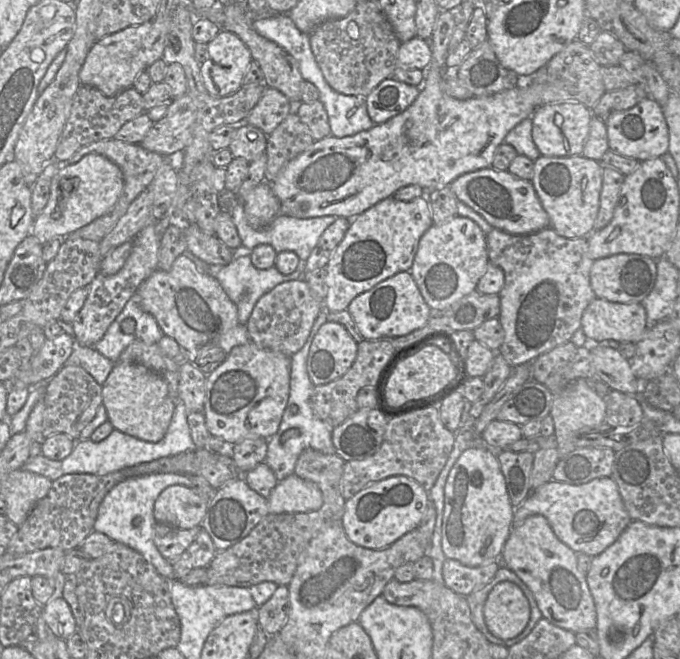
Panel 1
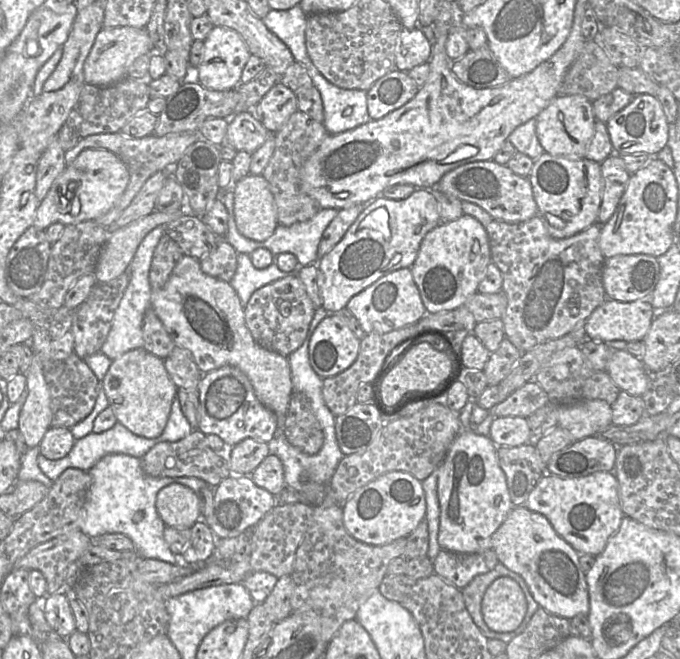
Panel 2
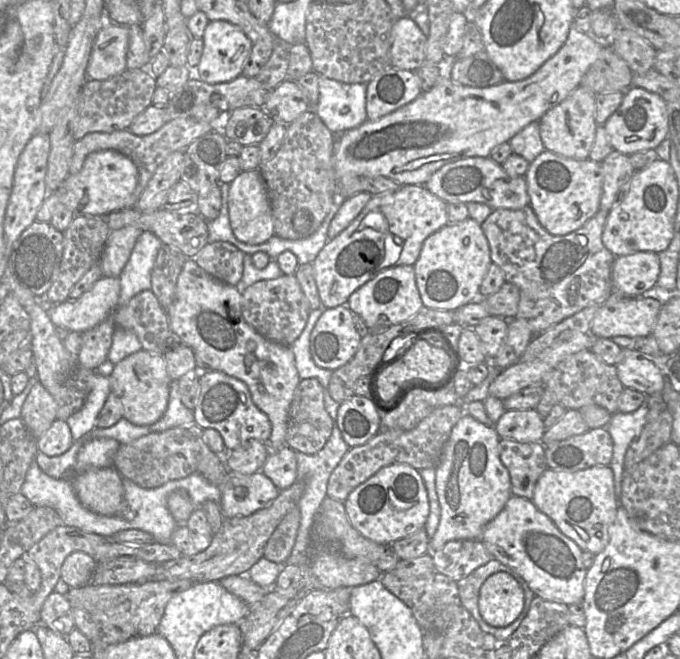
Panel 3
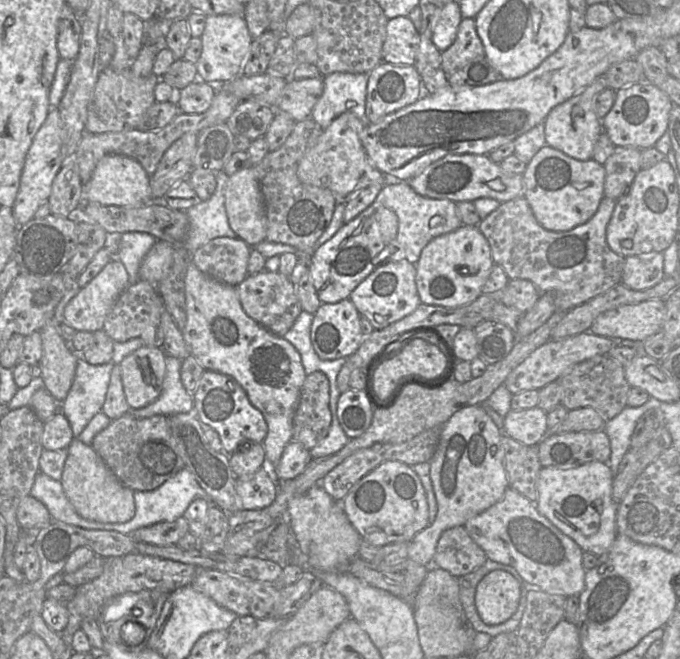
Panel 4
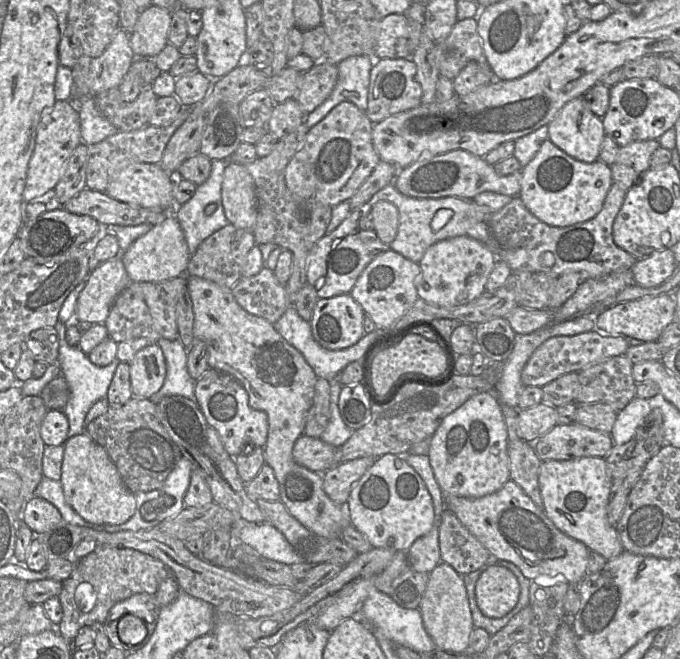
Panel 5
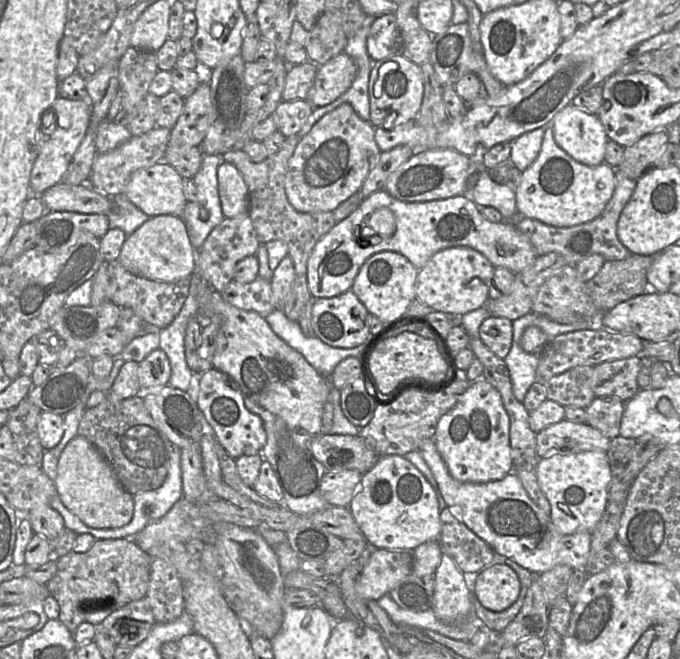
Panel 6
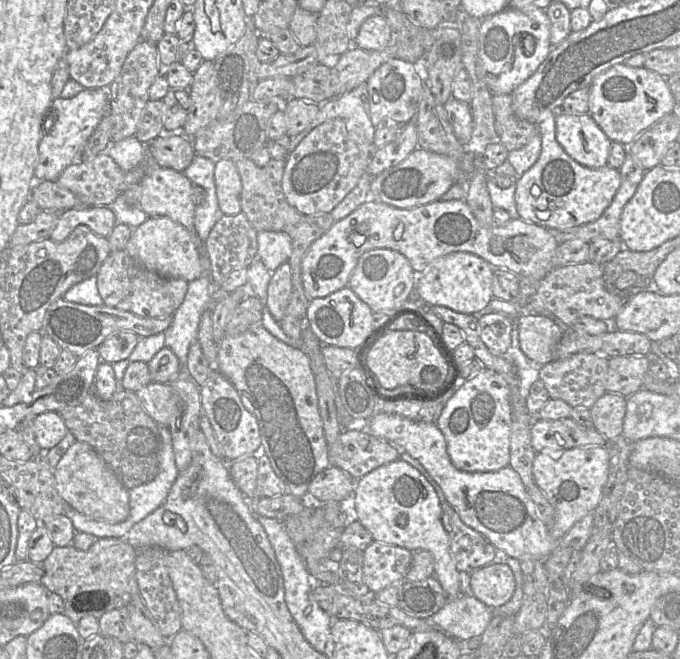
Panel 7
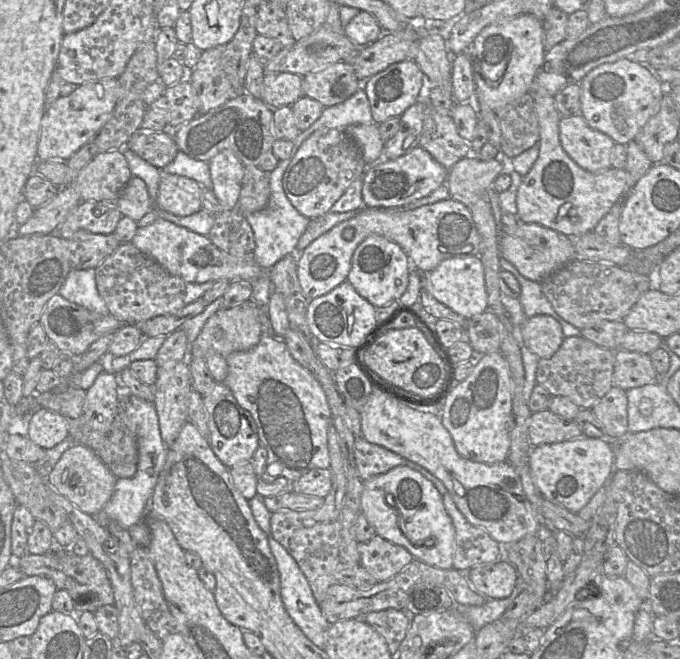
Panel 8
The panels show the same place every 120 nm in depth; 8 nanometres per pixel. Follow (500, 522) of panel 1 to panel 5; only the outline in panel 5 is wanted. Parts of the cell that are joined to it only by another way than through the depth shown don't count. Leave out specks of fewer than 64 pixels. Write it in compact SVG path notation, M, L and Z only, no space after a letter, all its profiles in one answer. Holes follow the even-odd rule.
M482 392L444 417L430 438L428 457L446 496L480 498L500 490L510 479L508 434L501 403L493 392ZM439 525L418 538L408 549L409 566L417 572L430 573L440 562Z

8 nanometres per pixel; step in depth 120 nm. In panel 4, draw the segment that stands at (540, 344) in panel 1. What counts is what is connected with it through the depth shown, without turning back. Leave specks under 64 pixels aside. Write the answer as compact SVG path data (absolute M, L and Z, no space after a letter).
M520 196L501 203L486 218L481 219L478 228L489 242L494 263L504 269L510 280L531 281L540 294L551 293L553 295L555 312L567 312L621 283L626 257L613 252L606 241L606 228L612 217L616 201L604 196L597 212L586 223L568 231L556 232L543 228L536 220L526 198Z

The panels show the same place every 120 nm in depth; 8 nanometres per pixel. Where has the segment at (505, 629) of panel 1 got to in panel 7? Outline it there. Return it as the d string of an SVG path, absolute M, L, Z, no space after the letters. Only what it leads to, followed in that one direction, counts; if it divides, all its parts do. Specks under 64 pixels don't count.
M491 563L470 573L471 595L489 608L506 604L515 589L515 577L507 564Z

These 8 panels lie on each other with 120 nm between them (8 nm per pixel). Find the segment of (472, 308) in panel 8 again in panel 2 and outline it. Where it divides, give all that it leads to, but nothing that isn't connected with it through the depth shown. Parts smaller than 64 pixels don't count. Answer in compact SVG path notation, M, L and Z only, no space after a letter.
M463 214L454 221L440 222L424 236L418 255L410 268L426 313L450 311L463 306L471 296L478 293L478 285L484 278L491 261L490 242L486 228L476 218Z

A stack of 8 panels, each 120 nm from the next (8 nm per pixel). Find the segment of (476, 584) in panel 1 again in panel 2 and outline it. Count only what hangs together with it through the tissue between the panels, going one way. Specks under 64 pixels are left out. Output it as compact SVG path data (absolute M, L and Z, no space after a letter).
M492 548L476 553L441 549L433 560L434 573L460 590L474 577L491 571L498 563L499 560Z

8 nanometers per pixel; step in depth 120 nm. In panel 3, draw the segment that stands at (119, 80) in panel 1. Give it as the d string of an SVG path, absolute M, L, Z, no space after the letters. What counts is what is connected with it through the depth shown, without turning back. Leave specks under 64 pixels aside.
M106 22L93 44L86 76L89 80L107 80L127 69L128 27Z

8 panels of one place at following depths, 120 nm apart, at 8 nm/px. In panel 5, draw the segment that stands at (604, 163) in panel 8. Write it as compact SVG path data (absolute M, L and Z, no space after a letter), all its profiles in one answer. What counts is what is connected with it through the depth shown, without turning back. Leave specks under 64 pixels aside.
M583 97L567 102L547 126L548 139L570 157L585 163L599 160L601 144L606 136L602 118L590 110Z

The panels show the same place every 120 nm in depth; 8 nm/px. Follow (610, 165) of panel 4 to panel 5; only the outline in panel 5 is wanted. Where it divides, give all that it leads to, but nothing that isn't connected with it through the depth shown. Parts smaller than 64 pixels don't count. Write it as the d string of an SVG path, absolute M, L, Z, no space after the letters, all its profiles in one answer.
M645 140L620 147L610 166L613 184L628 191L651 168L650 158L659 146L658 140Z

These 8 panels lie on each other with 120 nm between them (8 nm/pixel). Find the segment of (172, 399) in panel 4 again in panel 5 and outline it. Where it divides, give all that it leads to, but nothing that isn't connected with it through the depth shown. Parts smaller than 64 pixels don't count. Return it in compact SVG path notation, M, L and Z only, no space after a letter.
M161 337L157 344L166 361L166 377L161 389L151 398L156 404L166 396L183 396L196 401L194 395L195 380L187 369L187 351L179 338L168 340Z

